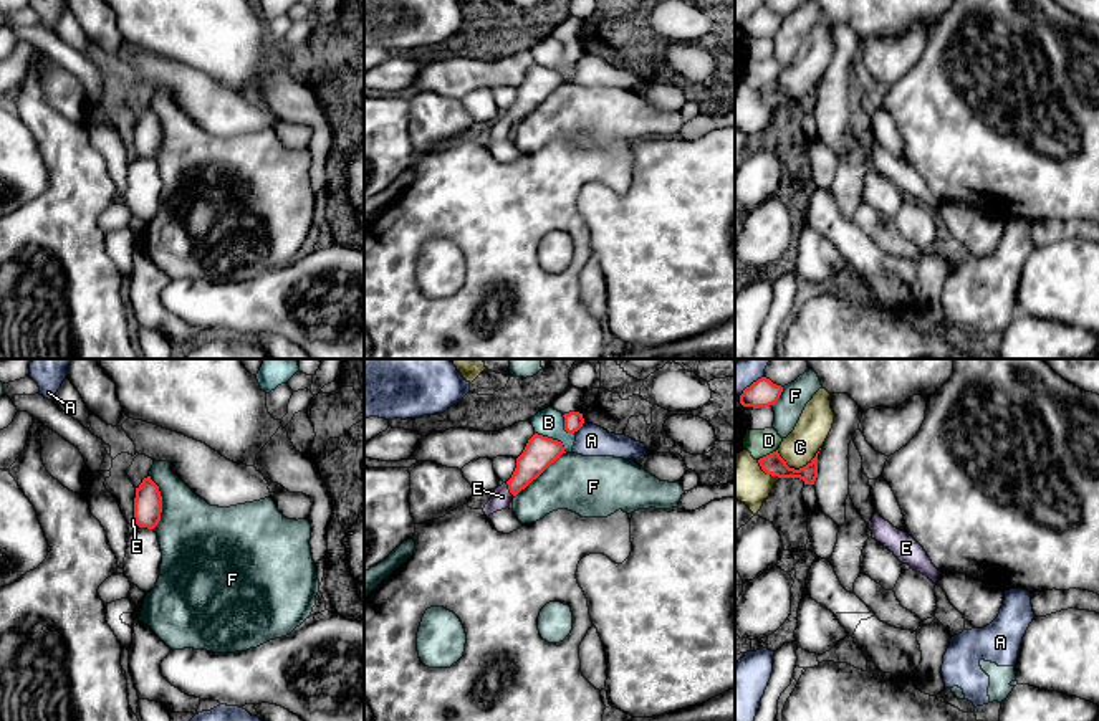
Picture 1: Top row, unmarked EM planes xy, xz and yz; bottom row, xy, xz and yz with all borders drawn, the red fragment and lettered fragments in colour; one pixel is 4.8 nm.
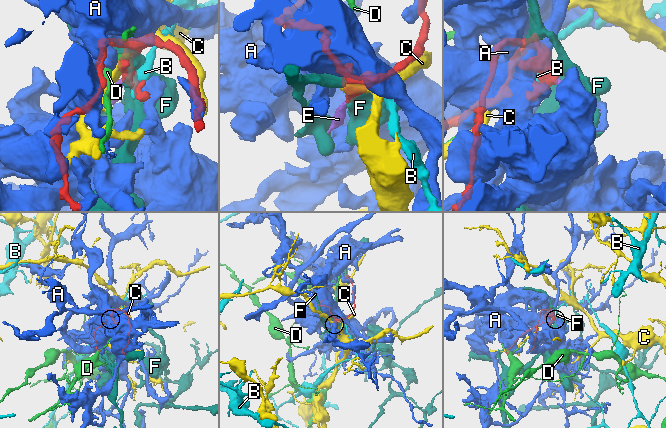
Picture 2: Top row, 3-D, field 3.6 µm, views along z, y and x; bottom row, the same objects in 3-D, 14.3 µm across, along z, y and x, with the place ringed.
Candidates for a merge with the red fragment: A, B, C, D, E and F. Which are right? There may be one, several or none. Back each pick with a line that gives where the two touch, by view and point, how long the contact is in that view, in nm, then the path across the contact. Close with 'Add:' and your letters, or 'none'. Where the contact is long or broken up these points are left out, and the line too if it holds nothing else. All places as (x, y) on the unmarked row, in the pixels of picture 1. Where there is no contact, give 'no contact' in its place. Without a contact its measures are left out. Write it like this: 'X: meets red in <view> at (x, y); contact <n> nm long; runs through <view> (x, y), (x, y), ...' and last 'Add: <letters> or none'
E: meets red in xz at (508, 118); contact 80 nm long; runs through xz (540, 81), (508, 118), (502, 126)
Add: E

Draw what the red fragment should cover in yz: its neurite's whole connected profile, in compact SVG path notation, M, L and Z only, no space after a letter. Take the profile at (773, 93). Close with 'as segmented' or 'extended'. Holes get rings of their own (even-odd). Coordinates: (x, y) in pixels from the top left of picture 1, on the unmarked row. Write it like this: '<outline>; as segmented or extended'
M778 79L760 88L758 93L766 104L778 107L799 107L804 114L814 114L818 107L818 83L806 96L799 99L789 98L780 86Z; as segmented

